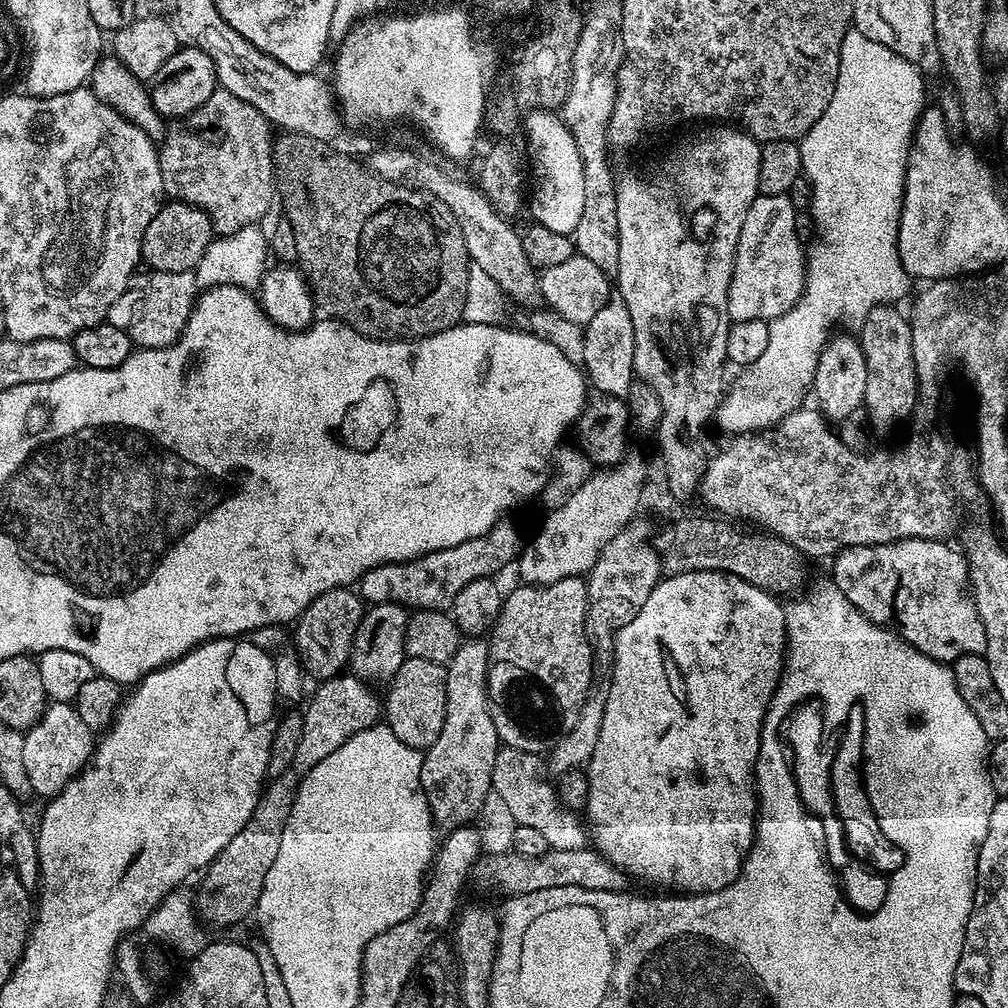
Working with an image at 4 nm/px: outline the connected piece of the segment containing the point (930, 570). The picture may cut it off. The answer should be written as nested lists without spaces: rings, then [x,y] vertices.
[[[895,540],[892,544],[882,545],[856,545],[853,548],[844,548],[834,556],[831,561],[831,579],[836,585],[836,589],[856,607],[864,617],[874,624],[881,625],[900,637],[901,640],[911,644],[922,654],[926,654],[930,659],[937,662],[955,662],[959,656],[975,656],[983,653],[987,649],[986,634],[980,621],[980,615],[976,609],[976,604],[972,601],[972,593],[968,582],[968,562],[963,551],[954,549],[944,540]]]

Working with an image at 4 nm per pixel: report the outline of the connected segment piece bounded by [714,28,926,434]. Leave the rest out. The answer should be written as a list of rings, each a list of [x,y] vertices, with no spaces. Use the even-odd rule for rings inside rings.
[[[852,28],[843,38],[839,54],[839,70],[836,75],[836,89],[832,91],[830,102],[826,110],[810,126],[808,133],[799,141],[800,153],[802,154],[802,166],[804,167],[803,175],[807,177],[811,188],[811,205],[810,215],[816,219],[816,232],[820,237],[809,247],[806,252],[806,275],[804,278],[804,295],[800,301],[794,305],[786,314],[782,314],[776,320],[769,323],[770,342],[766,342],[766,351],[763,352],[762,358],[758,362],[747,365],[744,377],[741,378],[740,384],[736,384],[732,389],[723,393],[719,408],[714,413],[715,423],[720,423],[720,432],[724,434],[735,434],[745,432],[760,432],[763,429],[771,429],[780,420],[786,418],[792,411],[801,407],[805,403],[804,395],[809,395],[814,370],[818,364],[820,351],[824,349],[825,344],[830,339],[830,333],[833,331],[832,323],[835,320],[853,320],[853,325],[859,326],[863,322],[866,314],[876,307],[877,304],[895,305],[896,300],[900,300],[908,292],[908,283],[910,277],[908,271],[902,266],[900,255],[896,249],[896,232],[900,228],[900,205],[904,202],[904,172],[908,168],[908,154],[916,121],[920,119],[920,113],[925,107],[924,101],[924,80],[919,68],[911,64],[909,60],[904,60],[901,55],[890,50],[881,43],[874,42],[873,39],[866,38],[861,32]]]

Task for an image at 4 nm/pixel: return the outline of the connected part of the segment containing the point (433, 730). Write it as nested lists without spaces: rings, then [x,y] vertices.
[[[407,657],[402,666],[398,666],[387,688],[388,697],[382,700],[386,726],[399,740],[406,742],[406,746],[427,750],[434,738],[438,738],[446,714],[445,665],[426,661],[422,657]]]

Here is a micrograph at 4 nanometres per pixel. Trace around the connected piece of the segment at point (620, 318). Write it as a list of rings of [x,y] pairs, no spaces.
[[[621,300],[601,307],[596,316],[583,327],[582,358],[580,357],[589,385],[601,395],[625,399],[629,386],[634,383],[634,328],[628,311]]]

